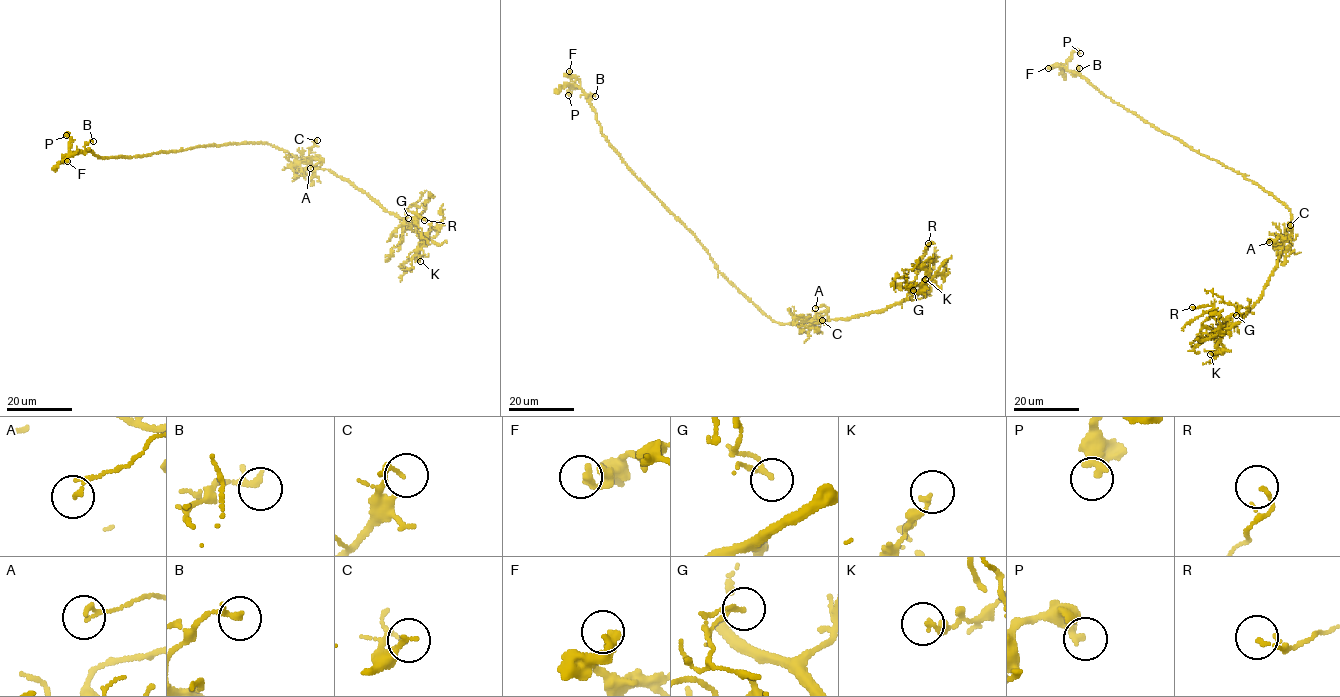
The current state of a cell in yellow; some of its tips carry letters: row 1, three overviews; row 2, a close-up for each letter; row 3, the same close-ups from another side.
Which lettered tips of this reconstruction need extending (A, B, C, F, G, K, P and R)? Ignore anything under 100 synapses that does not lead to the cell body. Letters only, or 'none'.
none

